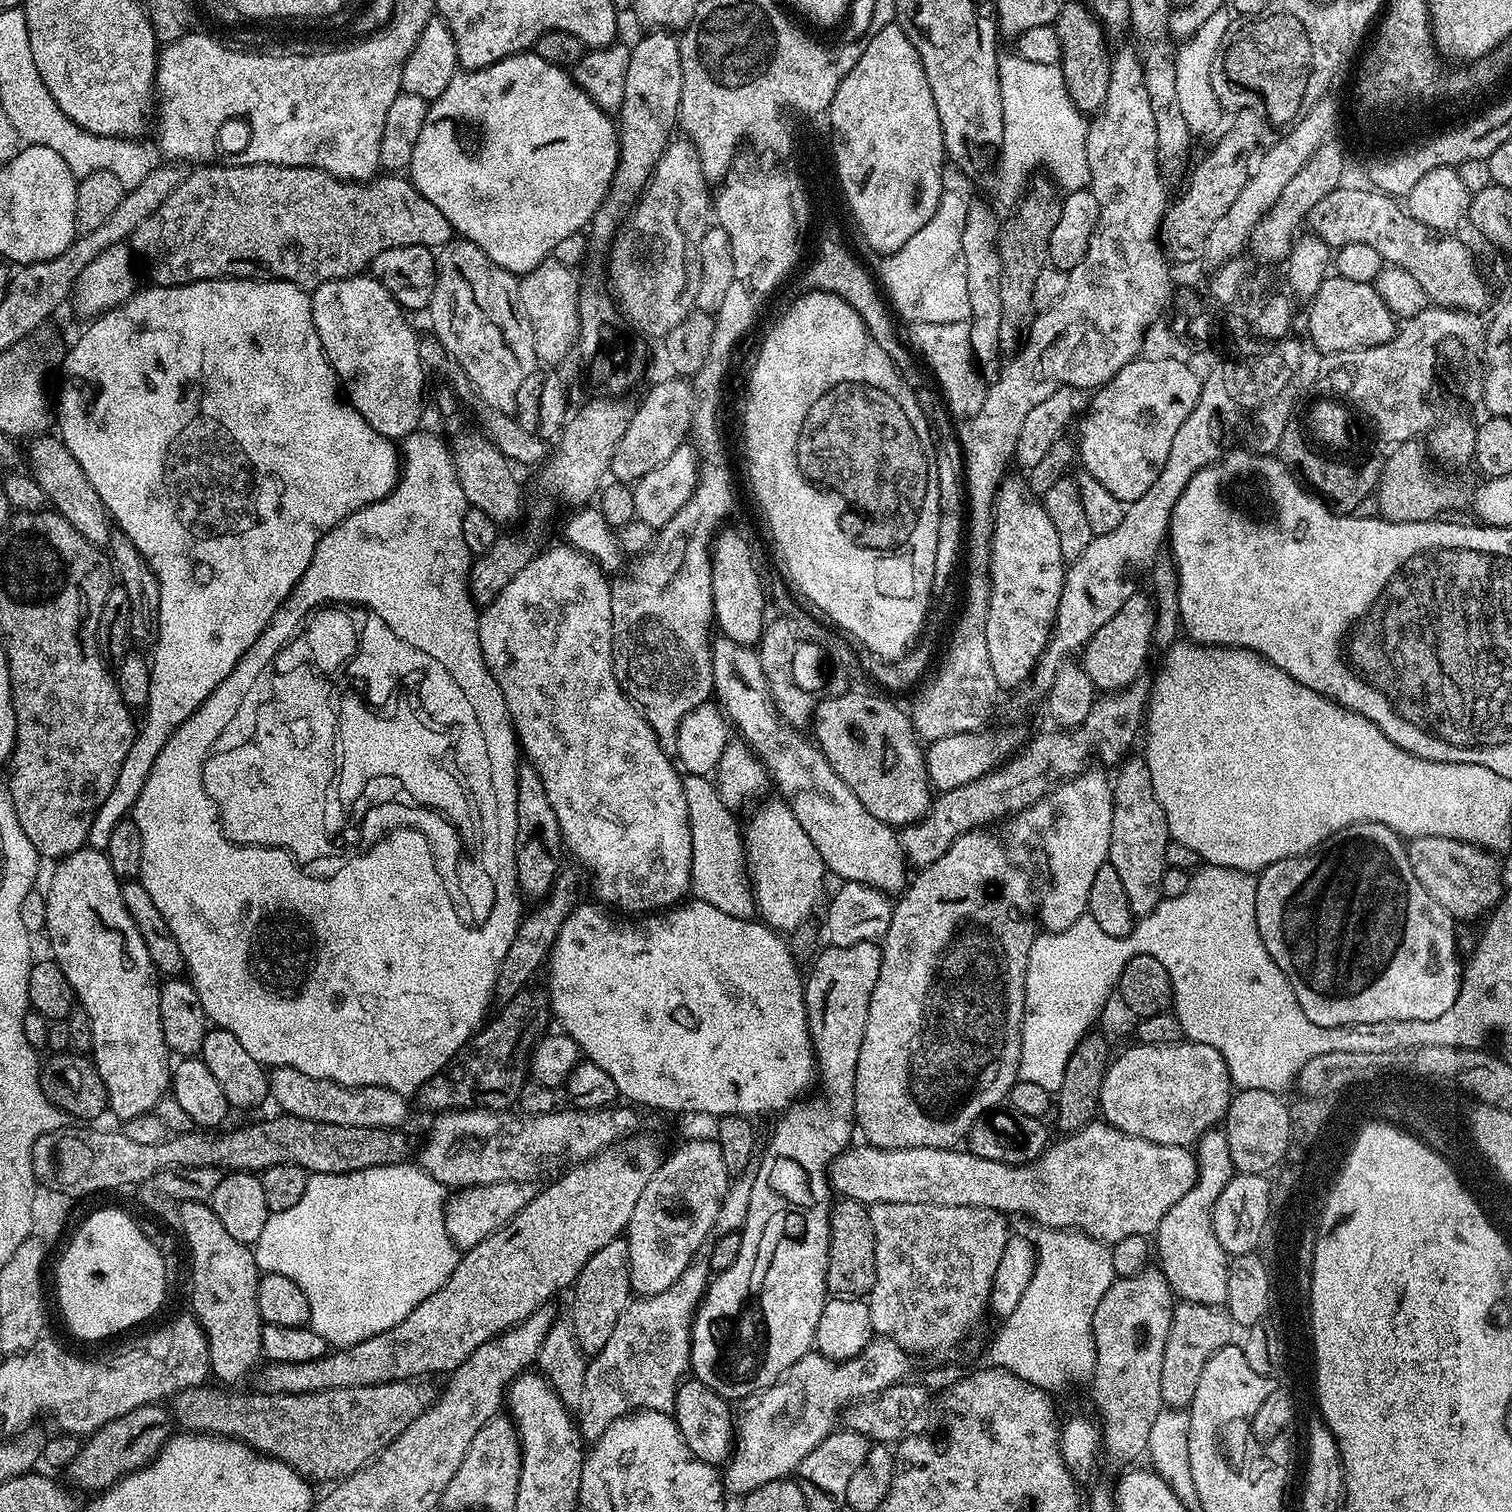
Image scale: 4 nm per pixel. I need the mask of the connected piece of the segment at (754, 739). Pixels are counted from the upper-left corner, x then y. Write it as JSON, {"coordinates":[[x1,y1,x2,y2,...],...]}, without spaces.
{"coordinates":[[717,635,711,641,712,646,712,690,714,700,722,709,729,725,738,731,743,740,755,752,756,757,764,763,771,783,777,788,779,799,788,805,798,818,802,830,814,842,818,854,822,858,825,869,841,881,862,882,866,886,874,886,880,892,899,894,904,891,910,880,910,868,906,863,904,848,895,827,884,824,866,810,855,797,853,790,835,773,823,753,803,731,797,730,785,722,776,711,776,703,768,691,768,679,762,670,759,651,755,647,739,644,730,638]]}

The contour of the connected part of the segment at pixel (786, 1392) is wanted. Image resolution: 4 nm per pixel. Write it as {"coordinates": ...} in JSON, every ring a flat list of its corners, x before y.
{"coordinates":[[883,1338,873,1339,863,1352,859,1352,849,1360,827,1360,819,1352,807,1352,794,1366,790,1366,783,1377,759,1393,755,1398,743,1401,744,1409,737,1411,734,1416,734,1447,732,1455,722,1472,722,1479,727,1491,747,1494,758,1490,771,1480,782,1480,791,1477,797,1466,814,1450,831,1432,837,1431,838,1417,849,1405,857,1401,865,1401,869,1397,879,1395,887,1388,909,1379,908,1371,912,1368,913,1357,904,1349,899,1348,892,1340]]}

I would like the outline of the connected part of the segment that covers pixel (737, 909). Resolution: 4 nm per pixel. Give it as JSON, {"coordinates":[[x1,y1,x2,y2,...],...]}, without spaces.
{"coordinates":[[686,774,682,778,683,792,686,794,687,820,691,832,691,886,689,893,695,900,715,906,724,914,739,920,751,919,755,915,755,896,752,893,751,879,747,872,747,856,744,855,743,827,731,813,715,783,708,776]]}

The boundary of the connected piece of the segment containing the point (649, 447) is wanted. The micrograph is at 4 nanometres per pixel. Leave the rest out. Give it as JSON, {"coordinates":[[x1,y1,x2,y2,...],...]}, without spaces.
{"coordinates":[[667,378,660,380,644,396,641,404,635,405,632,418,623,438,614,450,609,471,613,479,627,484,634,484,654,466,662,466,680,444,685,443,692,427,694,411,694,393,692,385,684,378]]}

